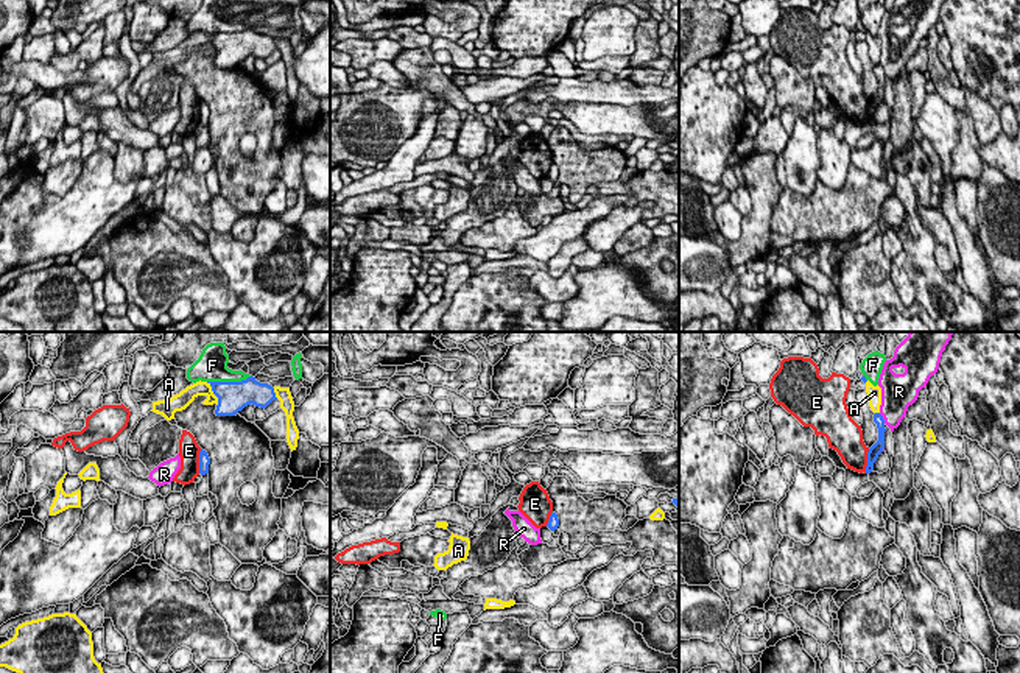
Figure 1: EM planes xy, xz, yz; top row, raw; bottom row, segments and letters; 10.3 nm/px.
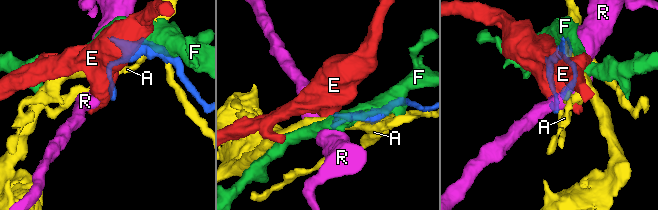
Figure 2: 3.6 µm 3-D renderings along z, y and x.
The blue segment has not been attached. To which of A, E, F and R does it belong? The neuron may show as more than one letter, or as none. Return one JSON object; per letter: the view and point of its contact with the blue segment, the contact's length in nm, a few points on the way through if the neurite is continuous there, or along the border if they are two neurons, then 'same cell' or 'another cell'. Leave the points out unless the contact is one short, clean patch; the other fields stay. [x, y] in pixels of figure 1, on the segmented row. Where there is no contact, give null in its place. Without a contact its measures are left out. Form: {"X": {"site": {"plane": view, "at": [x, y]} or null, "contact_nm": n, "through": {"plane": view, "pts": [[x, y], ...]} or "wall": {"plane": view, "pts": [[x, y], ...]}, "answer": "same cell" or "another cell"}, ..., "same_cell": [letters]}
{"A": {"site": {"plane": "xy", "at": [214, 393]}, "contact_nm": 280, "answer": "another cell"}, "E": {"site": {"plane": "xy", "at": [200, 461]}, "contact_nm": 260, "wall": {"plane": "xy", "pts": [[201, 449], [198, 472]]}, "answer": "another cell"}, "F": {"site": {"plane": "xy", "at": [229, 382]}, "contact_nm": 460, "answer": "another cell"}, "R": {"site": {"plane": "yz", "at": [882, 418]}, "contact_nm": 130, "wall": {"plane": "yz", "pts": [[879, 413], [885, 422]]}, "answer": "another cell"}, "same_cell": []}

